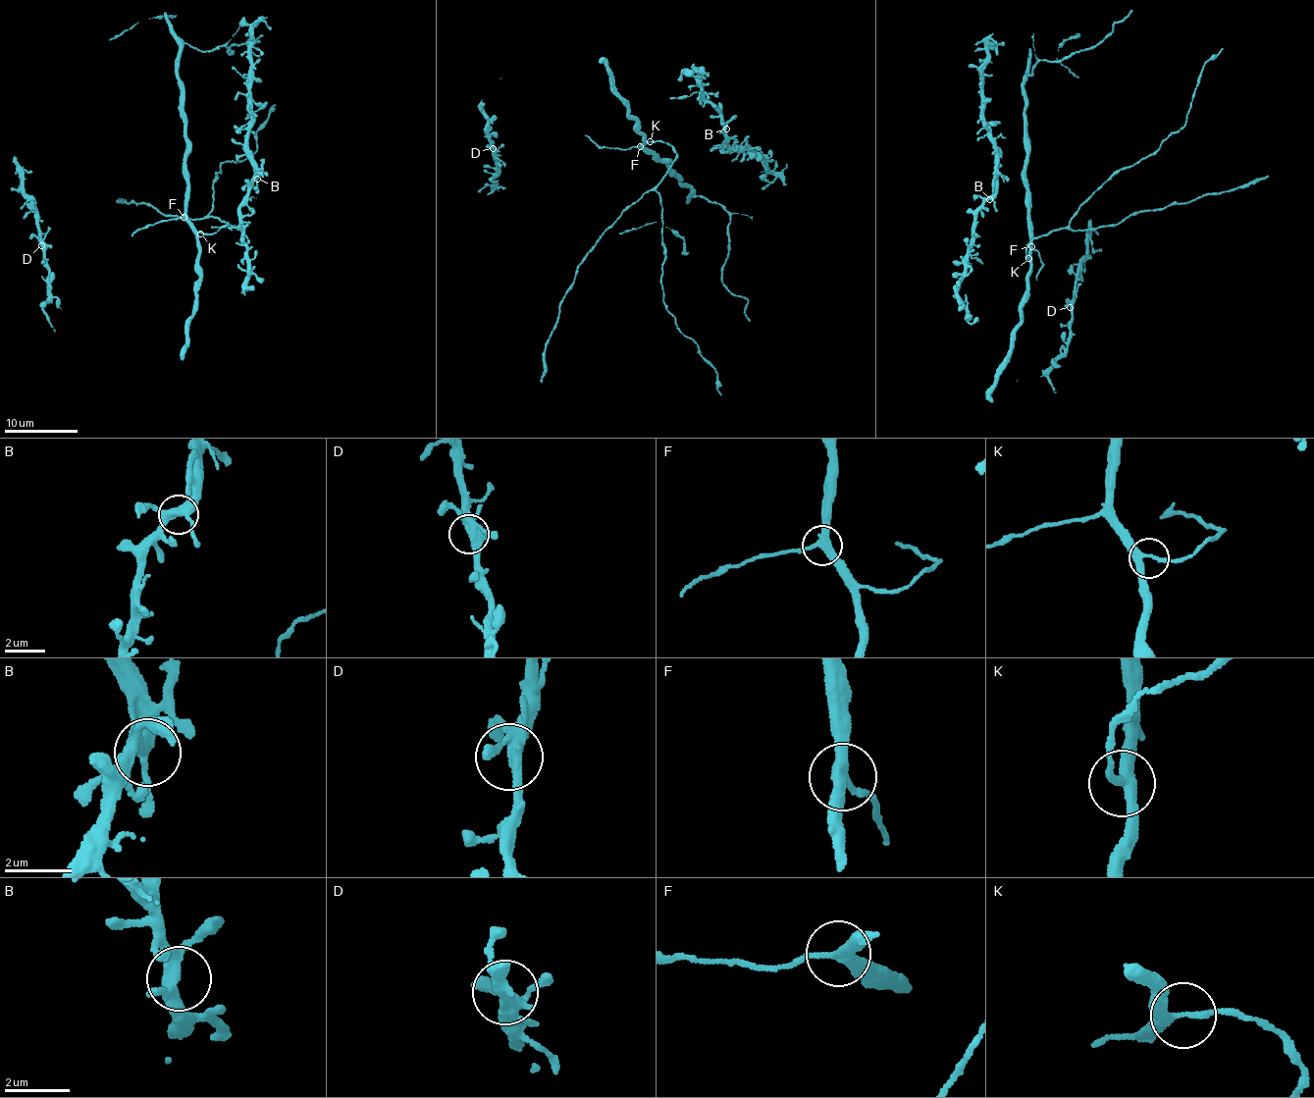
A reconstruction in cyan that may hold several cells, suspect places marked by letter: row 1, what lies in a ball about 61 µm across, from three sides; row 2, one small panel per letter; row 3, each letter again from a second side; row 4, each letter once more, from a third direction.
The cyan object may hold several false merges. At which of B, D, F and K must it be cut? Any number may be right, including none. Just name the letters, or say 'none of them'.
none of them

